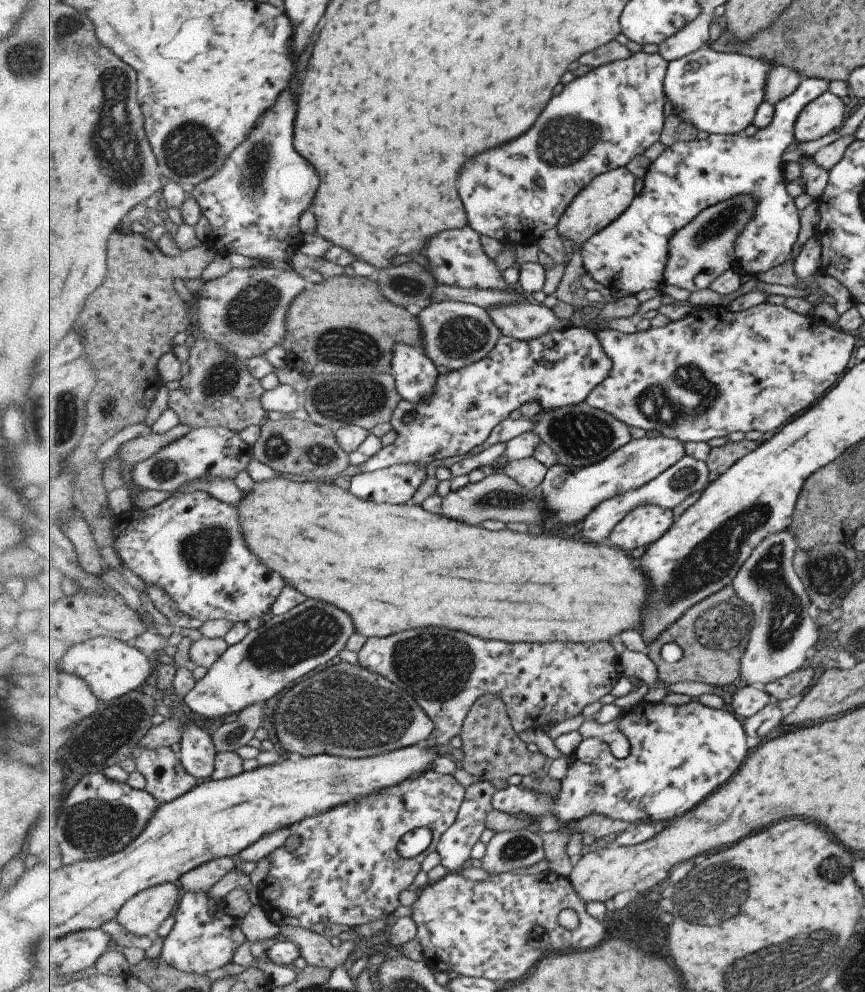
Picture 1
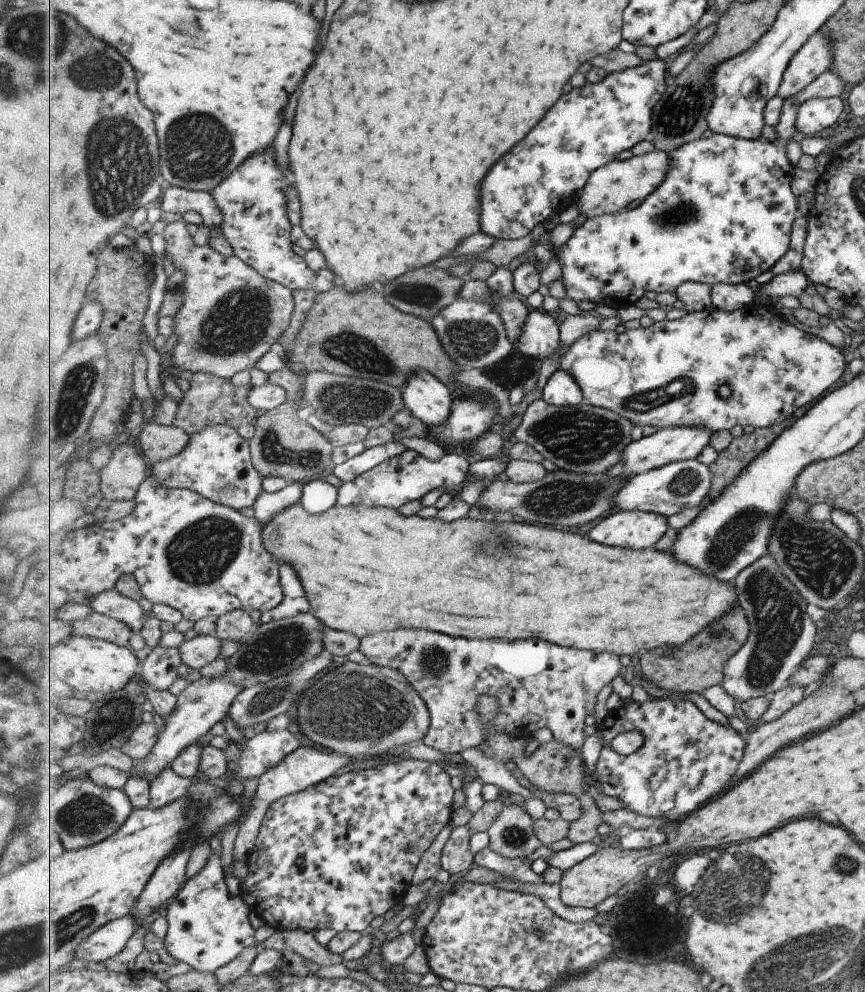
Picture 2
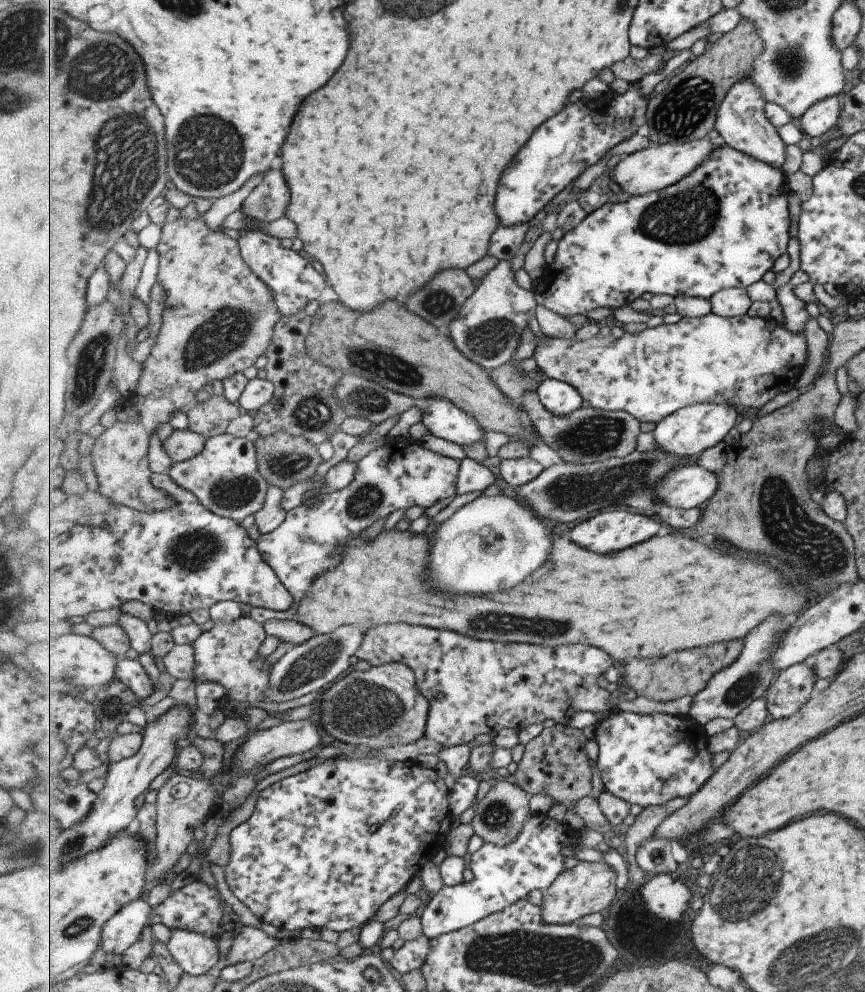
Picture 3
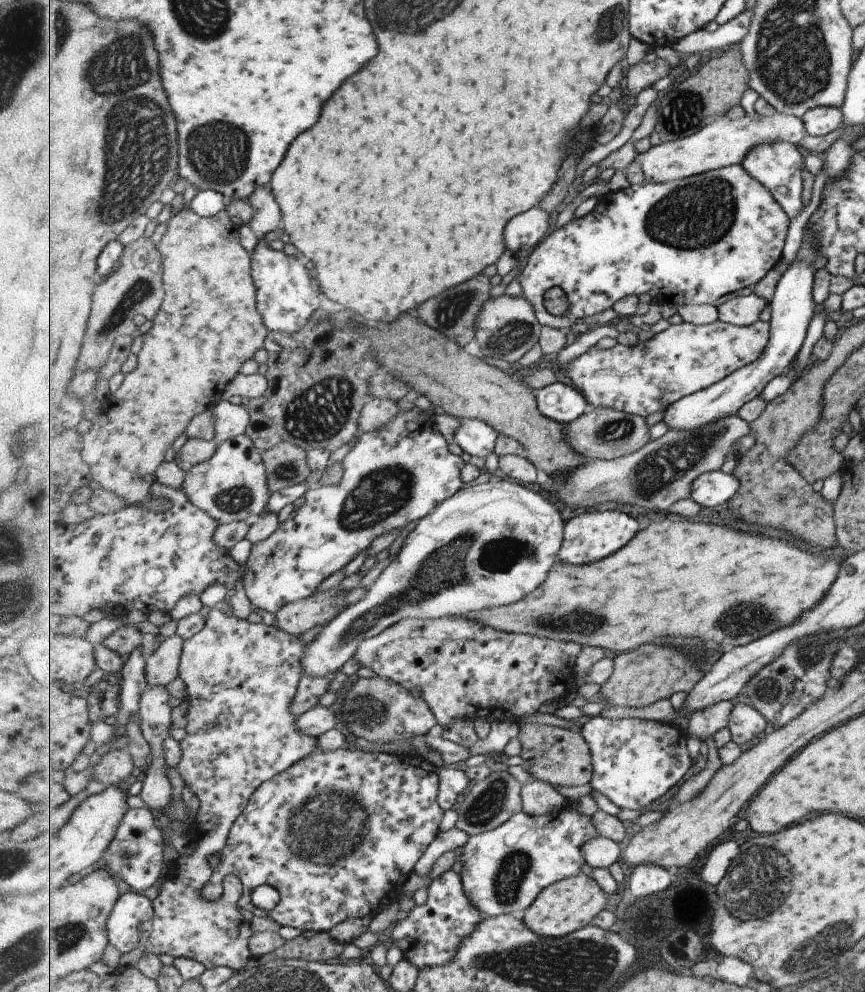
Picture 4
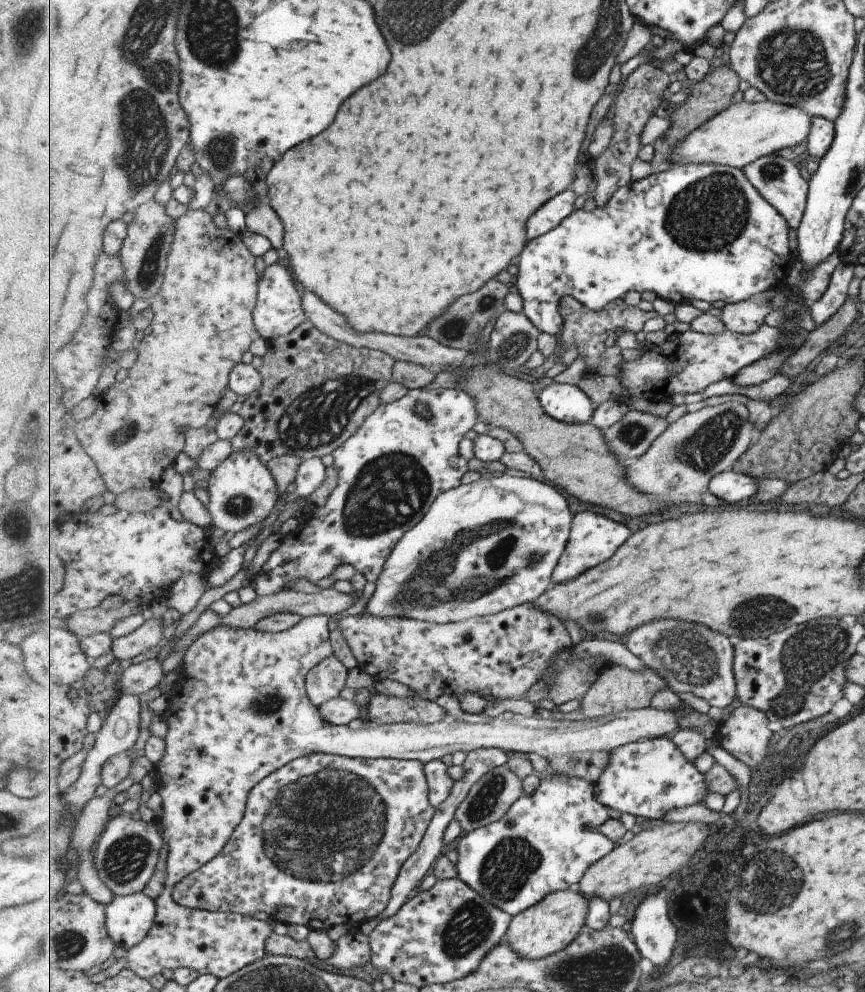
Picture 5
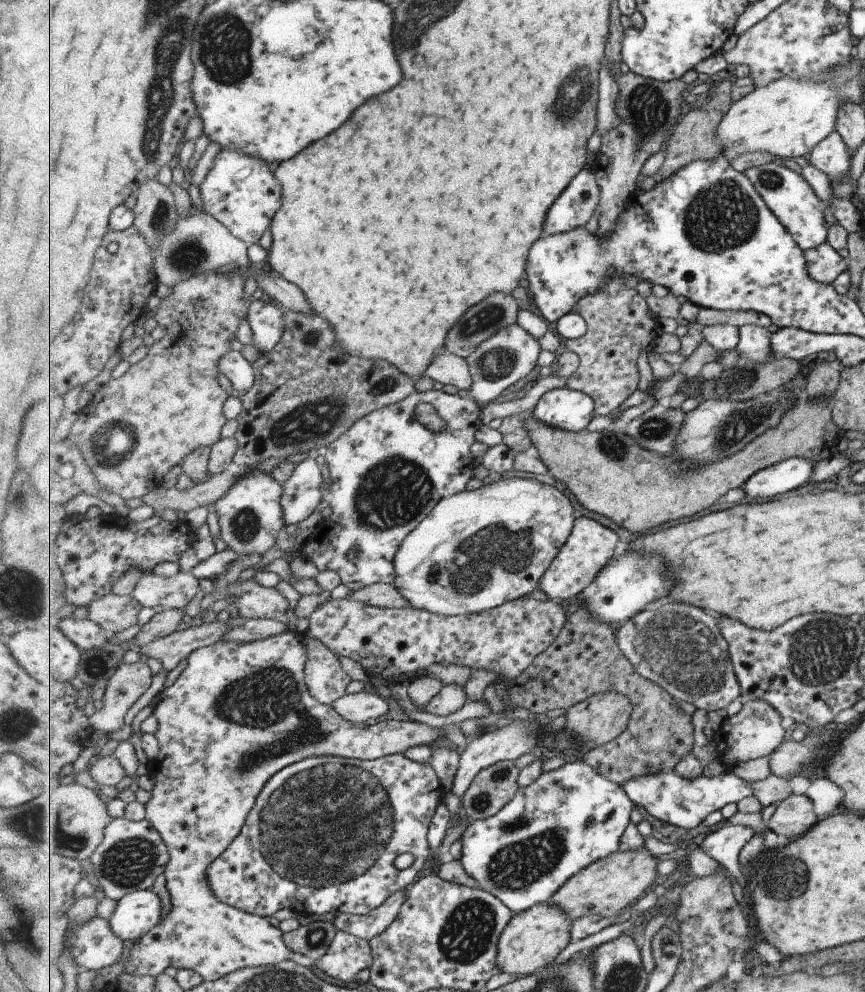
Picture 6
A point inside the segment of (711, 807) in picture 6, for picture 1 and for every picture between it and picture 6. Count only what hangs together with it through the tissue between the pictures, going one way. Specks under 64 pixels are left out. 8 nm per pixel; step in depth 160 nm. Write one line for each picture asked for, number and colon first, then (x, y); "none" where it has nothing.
1: (679, 755)
2: (687, 759)
3: (649, 760)
4: (636, 761)
5: (647, 778)

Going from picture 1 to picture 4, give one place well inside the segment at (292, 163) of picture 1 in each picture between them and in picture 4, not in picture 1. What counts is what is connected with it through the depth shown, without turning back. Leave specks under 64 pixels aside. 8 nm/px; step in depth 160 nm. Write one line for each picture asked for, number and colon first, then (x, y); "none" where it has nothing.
2: (254, 202)
3: (294, 281)
4: (288, 293)

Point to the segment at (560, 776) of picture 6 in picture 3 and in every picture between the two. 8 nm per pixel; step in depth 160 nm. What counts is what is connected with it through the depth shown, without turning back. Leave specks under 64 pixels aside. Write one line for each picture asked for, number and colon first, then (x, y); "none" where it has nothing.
3: (502, 875)
4: (504, 870)
5: (547, 841)

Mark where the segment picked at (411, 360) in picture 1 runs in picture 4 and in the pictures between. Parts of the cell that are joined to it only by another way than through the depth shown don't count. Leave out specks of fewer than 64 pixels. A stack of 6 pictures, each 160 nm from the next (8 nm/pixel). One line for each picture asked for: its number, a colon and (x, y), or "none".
2: (429, 399)
3: (441, 417)
4: (475, 436)

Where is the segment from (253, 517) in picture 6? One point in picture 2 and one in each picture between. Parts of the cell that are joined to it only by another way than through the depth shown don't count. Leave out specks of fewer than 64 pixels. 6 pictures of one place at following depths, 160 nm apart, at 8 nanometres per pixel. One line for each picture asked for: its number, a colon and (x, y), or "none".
2: (217, 462)
3: (225, 476)
4: (233, 485)
5: (242, 491)

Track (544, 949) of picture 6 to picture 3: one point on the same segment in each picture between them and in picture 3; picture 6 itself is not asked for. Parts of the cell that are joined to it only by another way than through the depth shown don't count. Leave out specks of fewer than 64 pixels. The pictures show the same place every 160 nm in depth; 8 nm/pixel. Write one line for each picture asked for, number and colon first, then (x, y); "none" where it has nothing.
3: (588, 887)
4: (568, 905)
5: (554, 924)

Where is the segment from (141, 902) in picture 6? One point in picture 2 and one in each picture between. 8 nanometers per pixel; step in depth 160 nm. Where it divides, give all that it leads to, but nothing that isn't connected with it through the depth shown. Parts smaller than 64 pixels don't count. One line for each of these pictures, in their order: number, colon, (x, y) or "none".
2: (105, 943)
3: (123, 930)
4: (132, 909)
5: (129, 918)

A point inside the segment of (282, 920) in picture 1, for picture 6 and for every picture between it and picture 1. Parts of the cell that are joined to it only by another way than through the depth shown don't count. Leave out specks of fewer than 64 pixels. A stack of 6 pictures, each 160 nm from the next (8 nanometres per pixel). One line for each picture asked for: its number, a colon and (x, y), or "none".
2: (337, 855)
3: (327, 848)
4: (338, 834)
5: (324, 839)
6: (322, 838)

